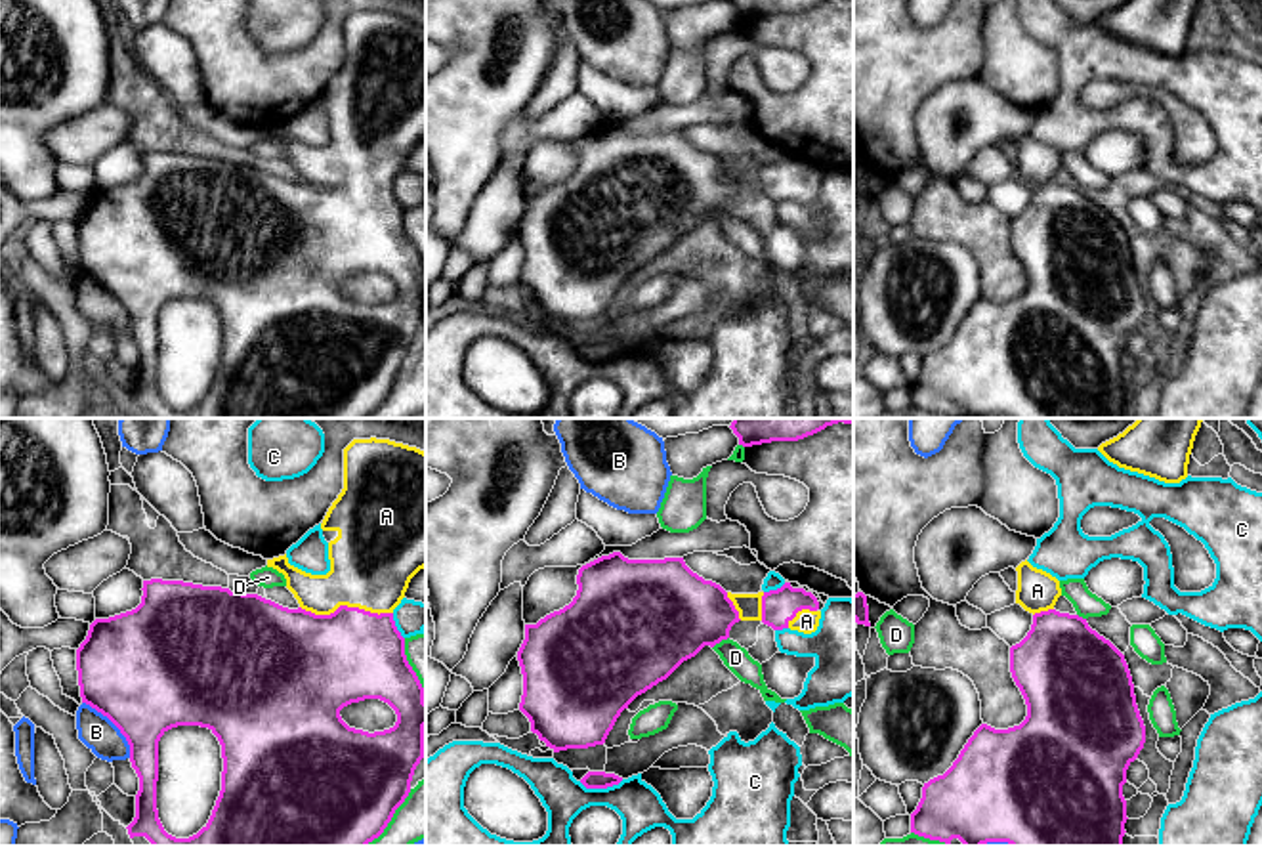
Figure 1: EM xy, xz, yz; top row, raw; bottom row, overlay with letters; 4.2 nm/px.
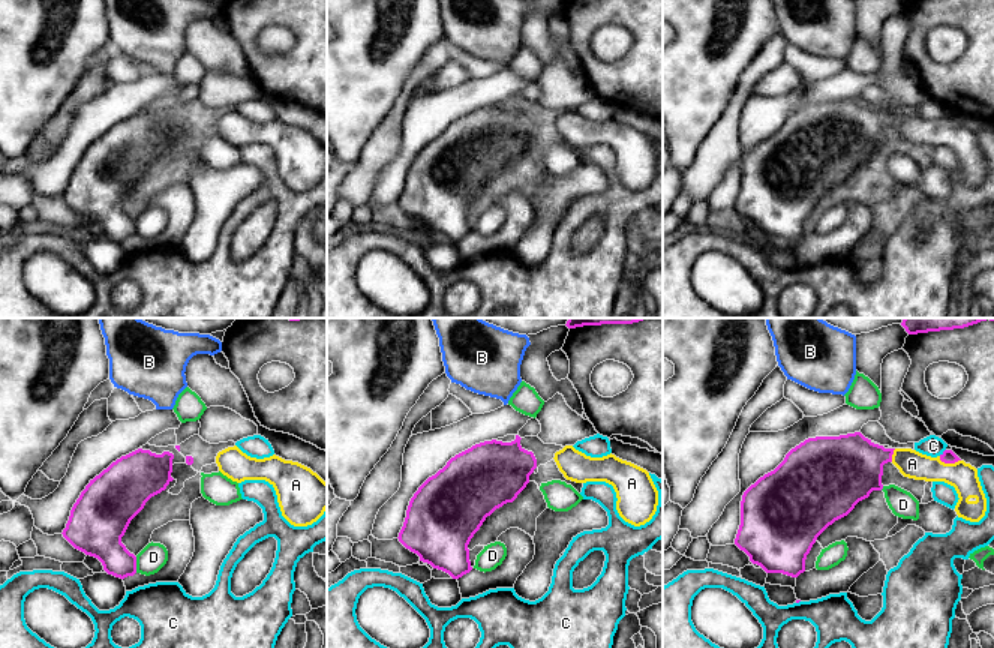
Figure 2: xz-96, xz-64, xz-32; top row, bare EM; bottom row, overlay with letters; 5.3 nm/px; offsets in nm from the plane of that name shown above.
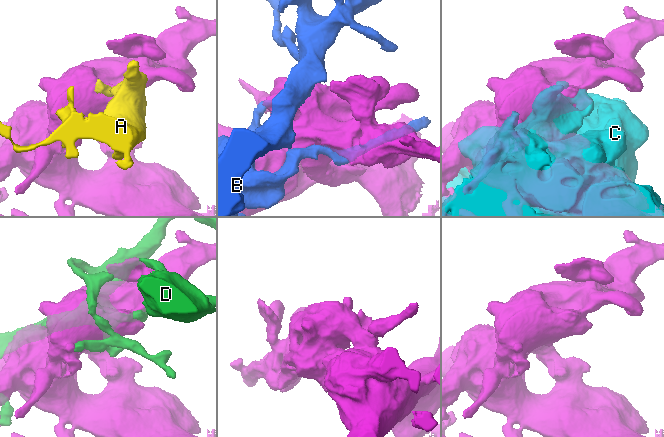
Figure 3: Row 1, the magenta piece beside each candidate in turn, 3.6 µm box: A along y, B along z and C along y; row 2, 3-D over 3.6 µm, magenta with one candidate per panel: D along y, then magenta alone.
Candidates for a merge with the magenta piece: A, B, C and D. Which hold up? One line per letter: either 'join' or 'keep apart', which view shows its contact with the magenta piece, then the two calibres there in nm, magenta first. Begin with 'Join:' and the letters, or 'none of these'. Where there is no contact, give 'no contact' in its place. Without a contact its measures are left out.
Join: A
A: join; meets magenta in xy; 400 nm thick on the magenta side, 360 nm on the other
B: keep apart; meets magenta in xy; 500 nm thick on the magenta side, 150 nm on the other
C: keep apart; meets magenta in xz; 80 nm thick on the magenta side, 190 nm on the other
D: keep apart; meets magenta in xz; 400 nm thick on the magenta side, 110 nm on the other

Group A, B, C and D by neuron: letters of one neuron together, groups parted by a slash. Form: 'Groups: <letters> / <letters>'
Groups: A / B / C / D

